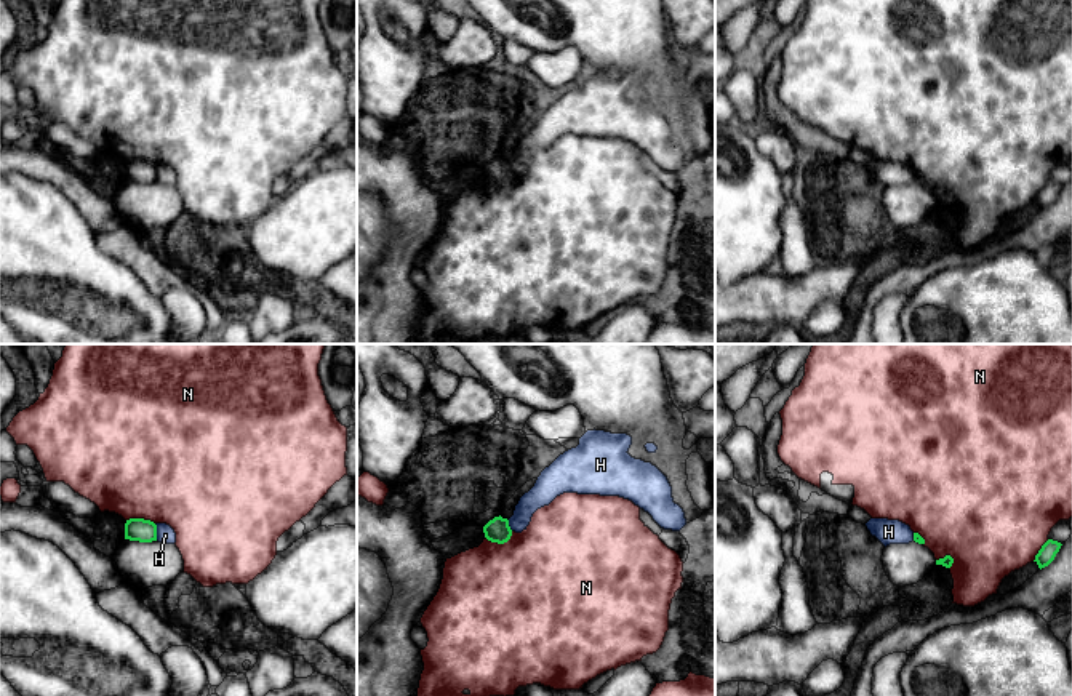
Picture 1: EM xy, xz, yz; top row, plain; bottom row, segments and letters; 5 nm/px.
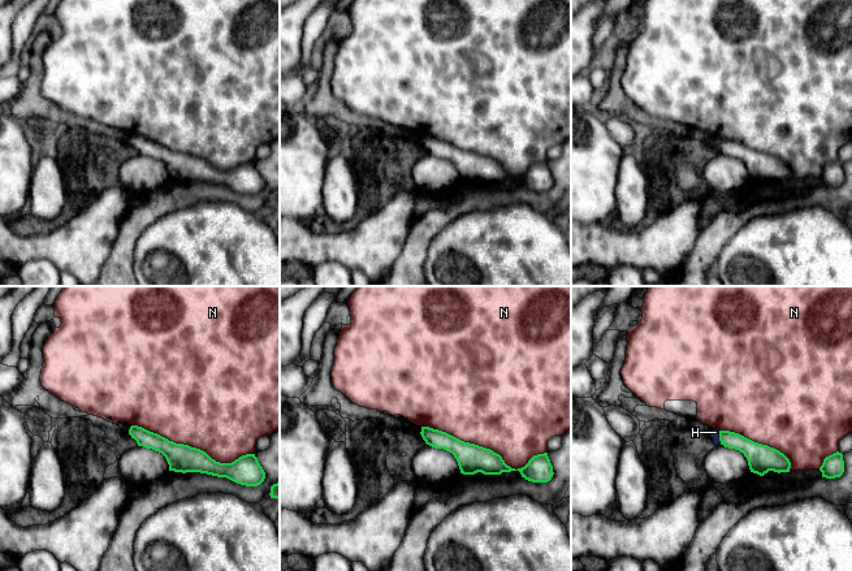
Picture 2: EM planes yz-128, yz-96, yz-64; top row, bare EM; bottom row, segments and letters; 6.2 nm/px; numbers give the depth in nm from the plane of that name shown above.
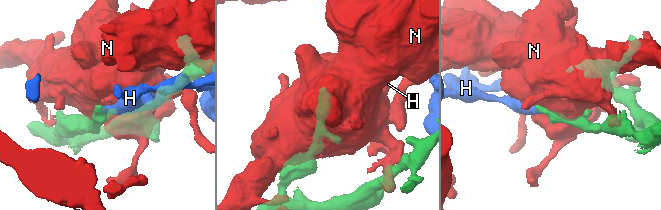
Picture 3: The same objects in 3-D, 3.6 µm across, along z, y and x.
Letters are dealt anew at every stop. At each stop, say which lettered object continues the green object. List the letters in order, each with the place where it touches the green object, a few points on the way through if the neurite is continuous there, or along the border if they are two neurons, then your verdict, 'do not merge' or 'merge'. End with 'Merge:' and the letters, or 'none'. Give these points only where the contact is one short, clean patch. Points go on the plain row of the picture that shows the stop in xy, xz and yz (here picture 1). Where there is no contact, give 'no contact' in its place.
H: xy (156, 173) | along xy (154, 165), (157, 181) | do not merge
N: xz (500, 184) | do not merge
Merge: none

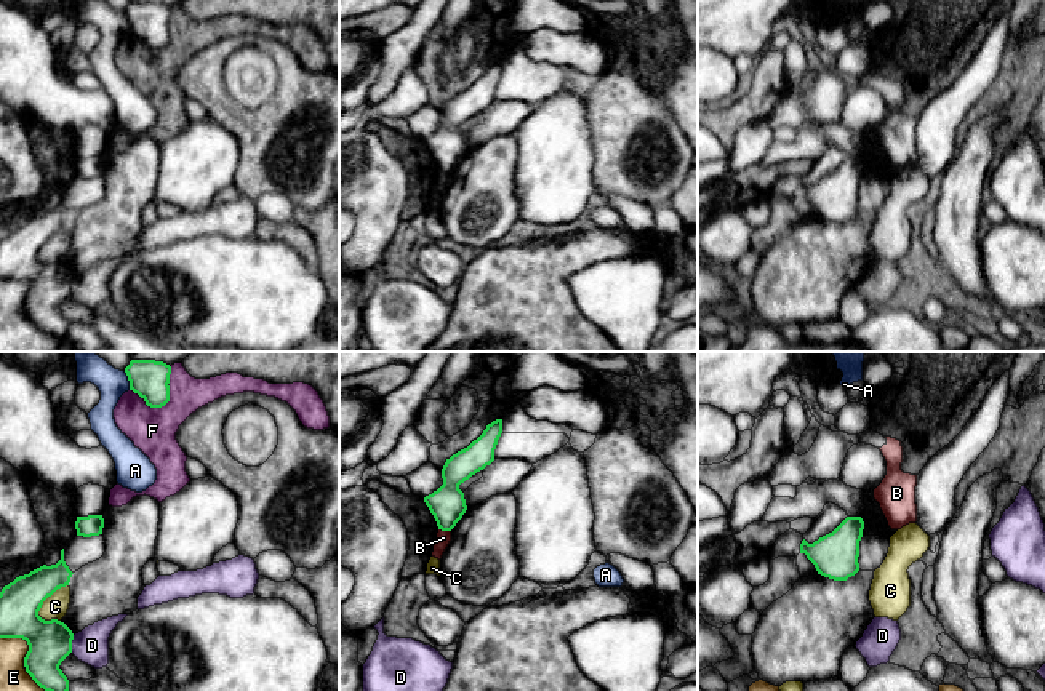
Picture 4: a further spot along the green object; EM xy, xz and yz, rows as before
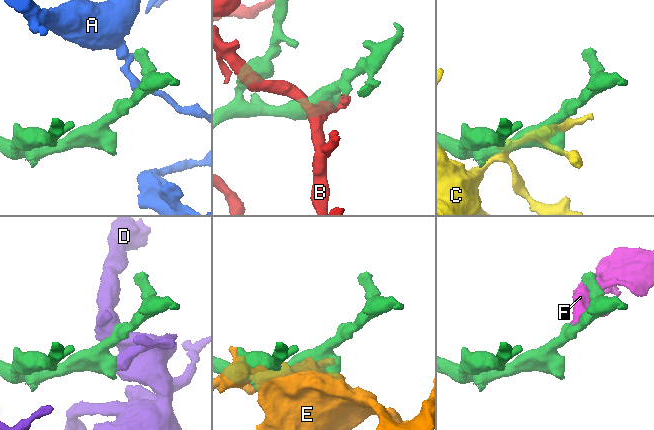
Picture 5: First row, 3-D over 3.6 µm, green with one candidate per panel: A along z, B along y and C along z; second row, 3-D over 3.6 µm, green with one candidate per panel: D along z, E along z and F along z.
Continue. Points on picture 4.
A: xy (128, 21) | along xy (124, 13), (130, 31) | do not merge
B: xz (445, 171) | along xz (439, 170), (450, 173) | do not merge
C: xy (47, 239) | do not merge
D: xy (71, 285) | along xy (74, 277), (71, 293) | do not merge
E: xy (26, 282) | do not merge
F: xy (165, 45) | do not merge
Merge: none

